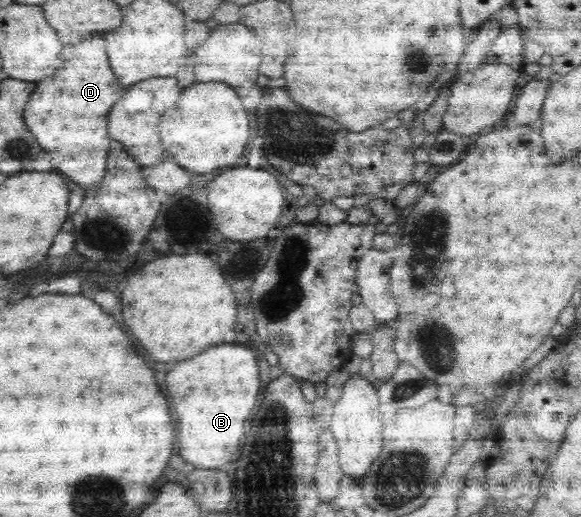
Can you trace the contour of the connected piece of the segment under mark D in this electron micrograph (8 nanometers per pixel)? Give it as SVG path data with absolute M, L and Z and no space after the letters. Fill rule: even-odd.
M92 37L76 45L66 45L62 53L66 59L64 59L64 67L58 71L60 75L56 73L54 77L46 77L38 83L38 89L32 93L26 105L24 119L26 119L28 129L36 135L38 143L46 151L50 151L54 167L58 171L62 171L64 175L68 175L72 181L80 185L94 185L102 181L106 173L106 157L110 149L110 135L106 129L106 119L108 119L110 109L118 101L118 97L124 93L124 87L118 83L118 79L114 79L114 73L110 71L110 65L106 59L106 43L102 37Z

